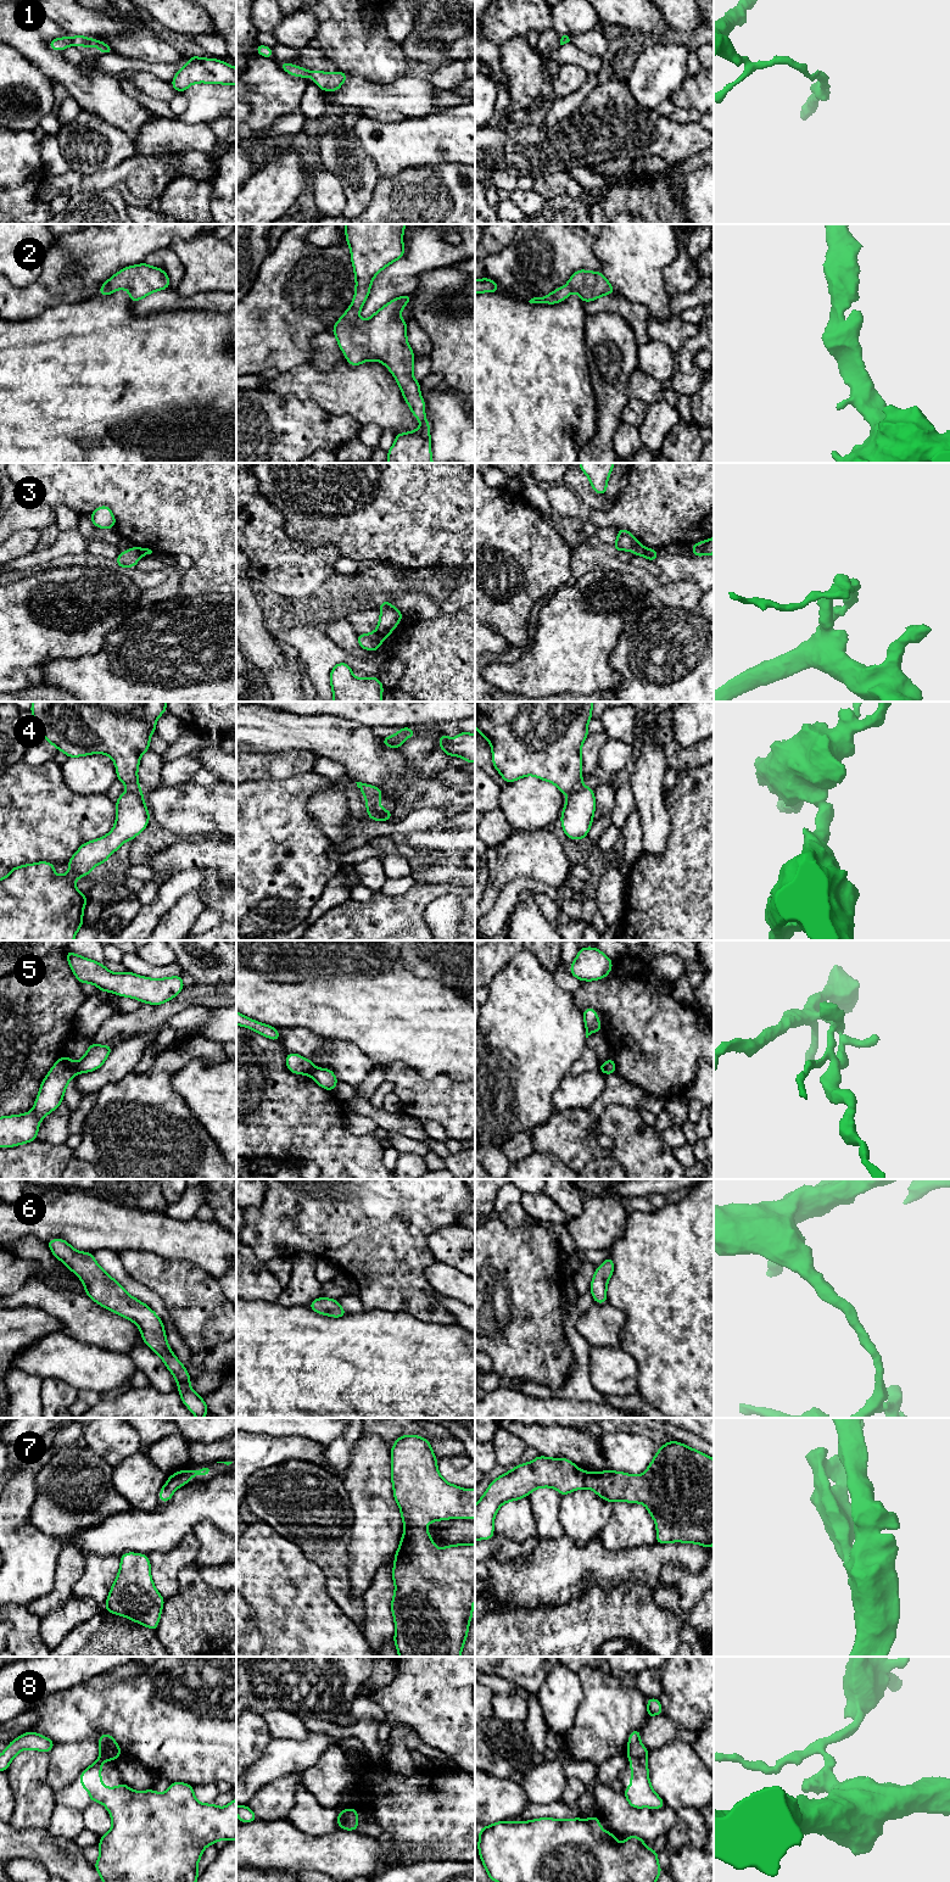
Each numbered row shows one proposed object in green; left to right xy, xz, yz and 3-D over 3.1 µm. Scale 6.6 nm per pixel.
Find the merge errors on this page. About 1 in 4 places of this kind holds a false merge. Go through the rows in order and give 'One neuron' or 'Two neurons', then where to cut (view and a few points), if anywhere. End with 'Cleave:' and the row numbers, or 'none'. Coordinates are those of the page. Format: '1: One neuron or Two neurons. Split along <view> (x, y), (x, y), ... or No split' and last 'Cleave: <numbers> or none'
1: Two neurons. Split along xy (73, 38), (71, 43)
2: One neuron. No split
3: Two neurons. Split along xz (375, 631), (384, 637)
4: Two neurons. Split along yz (581, 783), (569, 793)
5: Two neurons. Split along xy (73, 1064), (76, 1073)
6: One neuron. No split
7: One neuron. No split
8: Two neurons. Split along yz (629, 1757), (646, 1758)
Cleave: 1, 3, 4, 5, 8

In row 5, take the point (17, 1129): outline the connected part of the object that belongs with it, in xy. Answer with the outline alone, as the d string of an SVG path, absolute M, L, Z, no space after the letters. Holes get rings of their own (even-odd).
M63 1056L43 1079L33 1110L24 1115L0 1117L0 1147L22 1145L37 1139L39 1123L63 1101L67 1084L76 1076L74 1062Z

